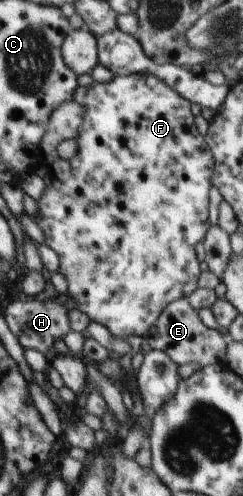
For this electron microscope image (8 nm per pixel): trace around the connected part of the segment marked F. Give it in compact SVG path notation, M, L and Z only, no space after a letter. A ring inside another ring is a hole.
M138 73L131 74L128 76L120 76L117 77L109 83L106 84L98 84L94 82L90 87L87 88L87 94L84 98L85 113L84 113L84 122L81 128L81 133L76 142L78 142L78 151L76 155L69 160L59 159L56 160L53 164L47 165L48 167L48 176L51 178L51 186L48 188L44 188L41 198L39 199L39 203L41 209L39 210L39 214L34 217L36 218L36 224L40 226L42 232L44 233L45 242L50 247L53 248L60 256L61 256L61 272L66 278L66 282L68 284L68 288L66 290L66 296L68 296L68 303L71 303L73 300L76 301L76 308L81 312L85 312L88 314L90 320L100 323L104 327L110 330L111 334L114 337L122 337L126 338L126 336L136 336L140 337L145 336L146 333L150 332L150 330L155 326L156 321L159 320L164 310L167 309L168 305L171 305L173 302L179 301L180 299L189 299L192 294L196 292L196 288L198 288L198 280L200 280L200 274L202 274L202 268L200 268L200 260L198 260L198 256L196 256L196 244L198 242L202 242L204 238L206 238L206 234L208 234L208 216L210 216L210 178L215 176L214 172L214 155L210 156L210 145L208 144L205 136L199 131L199 127L197 126L196 116L193 113L192 106L193 104L187 98L184 98L183 95L179 93L179 91L174 90L171 86L168 86L163 80L160 80L157 76L149 75L148 73Z

